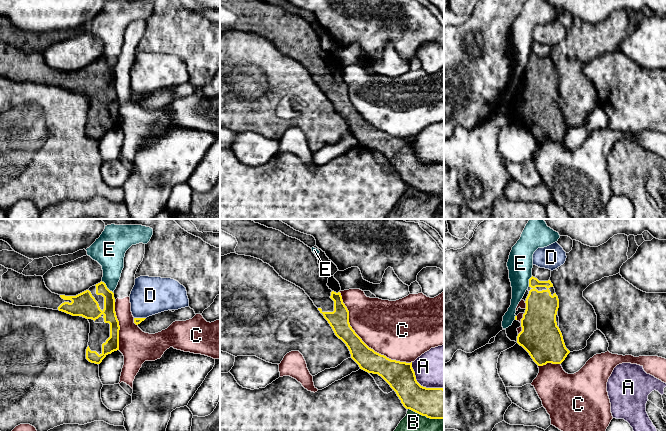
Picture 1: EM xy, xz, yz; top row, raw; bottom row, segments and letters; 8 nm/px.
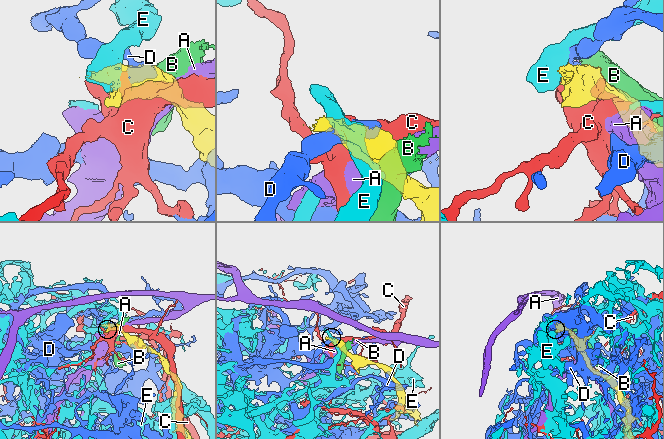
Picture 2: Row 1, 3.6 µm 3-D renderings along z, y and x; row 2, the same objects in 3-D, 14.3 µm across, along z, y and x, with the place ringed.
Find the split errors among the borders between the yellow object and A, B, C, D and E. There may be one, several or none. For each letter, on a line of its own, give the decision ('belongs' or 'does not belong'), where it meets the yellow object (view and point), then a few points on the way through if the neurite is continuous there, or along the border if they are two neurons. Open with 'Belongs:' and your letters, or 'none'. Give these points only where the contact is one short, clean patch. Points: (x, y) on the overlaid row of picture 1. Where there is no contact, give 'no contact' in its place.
Belongs: none
A: does not belong | xz (420, 385)
B: does not belong | xz (426, 416)
C: does not belong | xz (362, 341)
D: does not belong | xy (140, 318)
E: does not belong | xy (106, 286) | along xy (101, 281), (112, 292)

